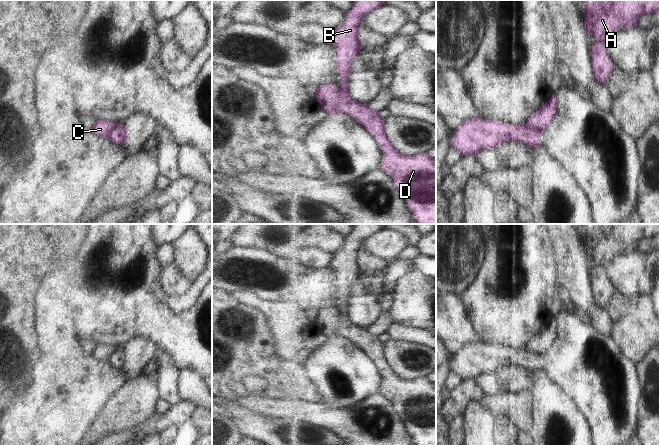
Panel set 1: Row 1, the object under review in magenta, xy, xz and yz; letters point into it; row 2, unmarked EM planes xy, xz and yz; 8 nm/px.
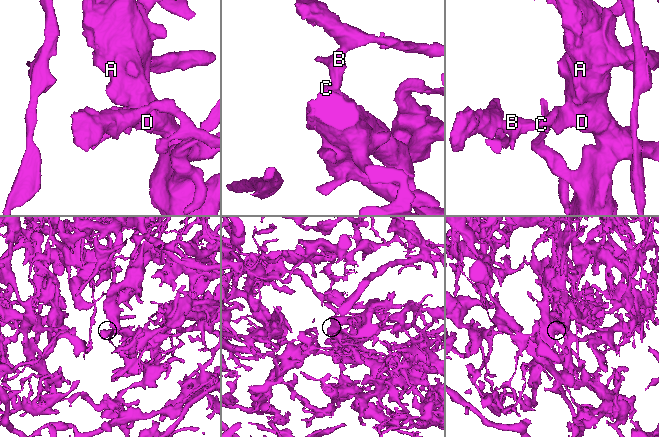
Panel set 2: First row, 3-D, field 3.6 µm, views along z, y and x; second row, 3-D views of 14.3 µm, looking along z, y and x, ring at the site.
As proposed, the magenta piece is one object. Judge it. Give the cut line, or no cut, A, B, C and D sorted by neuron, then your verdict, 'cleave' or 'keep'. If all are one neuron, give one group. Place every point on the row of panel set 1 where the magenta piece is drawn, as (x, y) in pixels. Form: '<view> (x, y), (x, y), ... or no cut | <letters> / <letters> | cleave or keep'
yz (524, 124), (540, 131) | A C D / B | cleave

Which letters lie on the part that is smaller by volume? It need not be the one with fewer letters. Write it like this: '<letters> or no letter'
B

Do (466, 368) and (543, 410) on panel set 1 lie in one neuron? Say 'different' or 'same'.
different

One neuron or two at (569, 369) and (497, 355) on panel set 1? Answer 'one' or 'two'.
one

